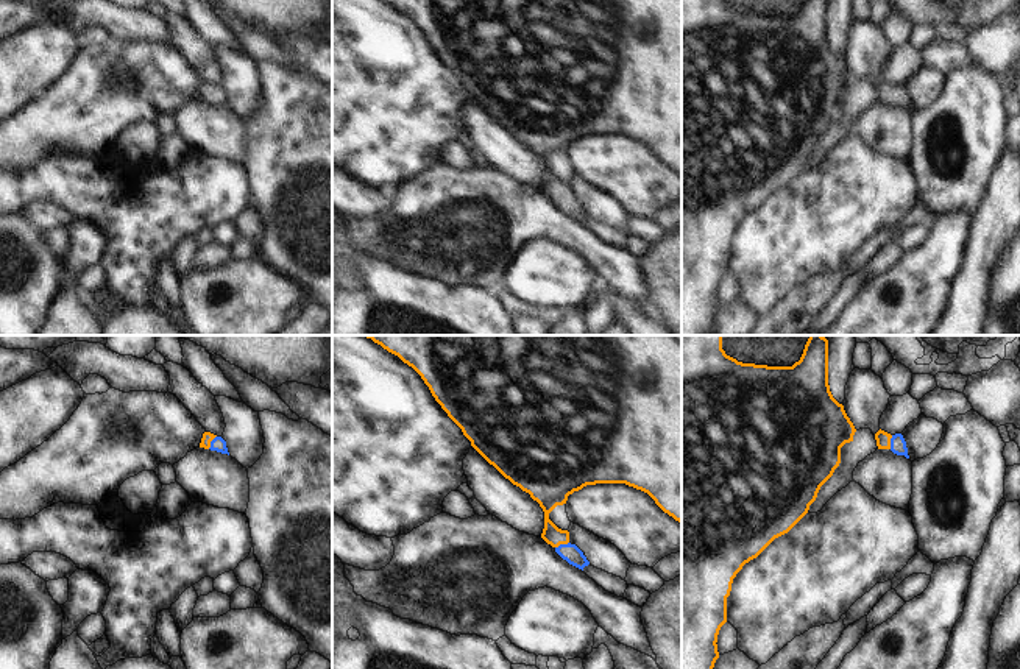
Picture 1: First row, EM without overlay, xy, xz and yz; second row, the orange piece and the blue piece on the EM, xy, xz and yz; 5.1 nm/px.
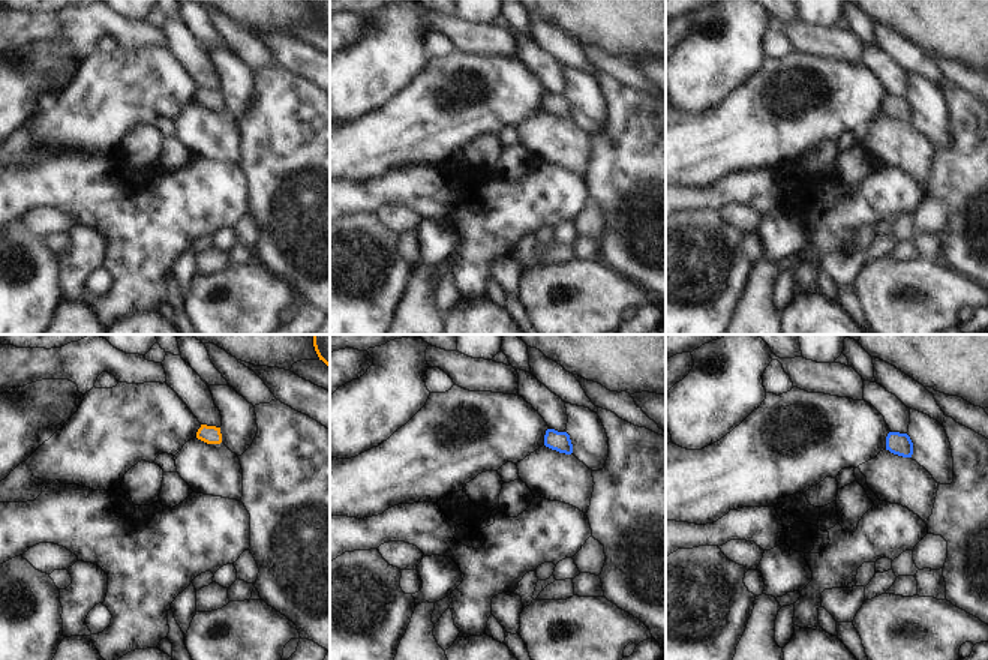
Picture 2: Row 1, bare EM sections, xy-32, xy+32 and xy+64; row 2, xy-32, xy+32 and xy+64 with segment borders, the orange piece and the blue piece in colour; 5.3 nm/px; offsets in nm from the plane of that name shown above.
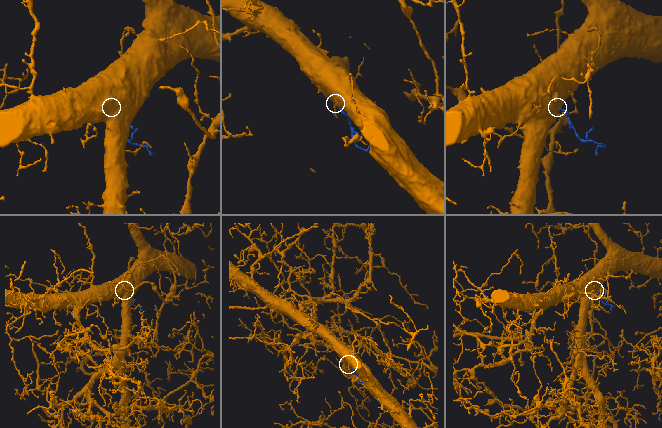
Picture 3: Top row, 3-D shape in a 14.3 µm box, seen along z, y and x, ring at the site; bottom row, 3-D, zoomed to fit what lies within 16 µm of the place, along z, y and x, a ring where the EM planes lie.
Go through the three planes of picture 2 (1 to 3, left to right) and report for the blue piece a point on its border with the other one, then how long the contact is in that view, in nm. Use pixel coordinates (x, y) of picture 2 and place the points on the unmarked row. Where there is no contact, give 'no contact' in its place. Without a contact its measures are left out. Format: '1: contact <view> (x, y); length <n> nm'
1: no contact
2: no contact
3: no contact

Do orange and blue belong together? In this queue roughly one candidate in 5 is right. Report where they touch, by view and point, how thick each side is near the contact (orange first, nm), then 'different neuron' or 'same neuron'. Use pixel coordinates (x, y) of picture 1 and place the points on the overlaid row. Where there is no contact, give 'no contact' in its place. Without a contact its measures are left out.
contact xz (562, 543); calibres 120 and 90 nm; same neuron

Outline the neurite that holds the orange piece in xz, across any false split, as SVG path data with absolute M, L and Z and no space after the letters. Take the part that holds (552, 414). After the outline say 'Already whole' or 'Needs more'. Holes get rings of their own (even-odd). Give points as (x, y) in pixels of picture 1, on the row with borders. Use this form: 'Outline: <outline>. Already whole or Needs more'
Outline: M365 335L412 366L435 401L462 429L471 446L505 479L529 493L544 511L541 538L569 565L583 571L583 552L569 543L569 532L558 529L549 513L586 485L625 483L647 493L655 504L682 524L682 335Z. Needs more

